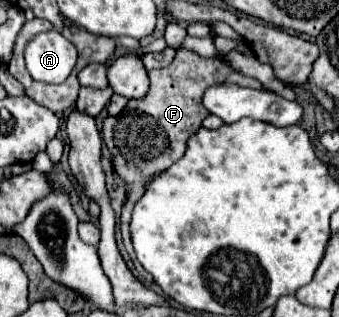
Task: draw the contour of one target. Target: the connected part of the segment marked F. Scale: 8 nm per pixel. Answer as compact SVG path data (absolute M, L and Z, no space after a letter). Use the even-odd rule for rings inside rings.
M185 49L177 51L171 65L147 73L151 81L147 95L143 99L129 99L123 113L105 117L101 127L103 141L113 155L113 167L127 183L127 203L123 213L131 213L133 203L145 193L149 175L169 169L183 157L189 137L199 131L201 121L207 117L207 109L201 105L201 95L209 85L237 83L241 87L265 89L257 79L235 71L221 55L207 59Z

